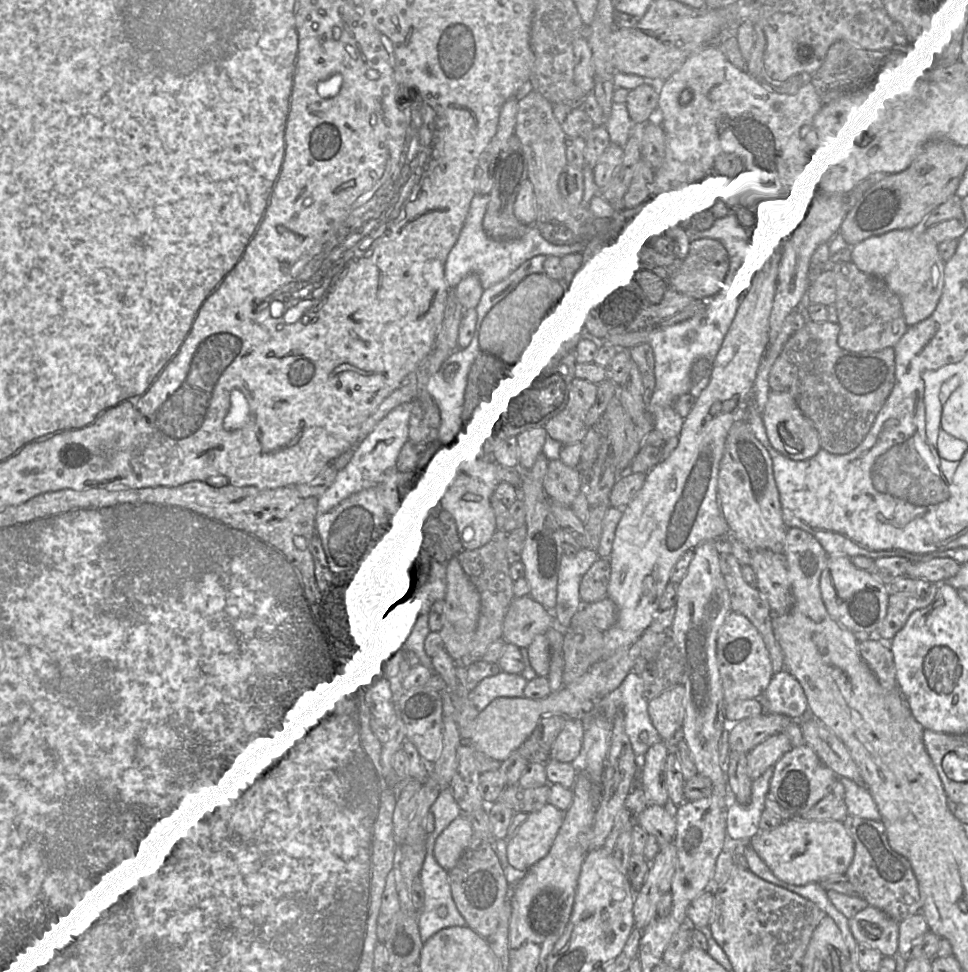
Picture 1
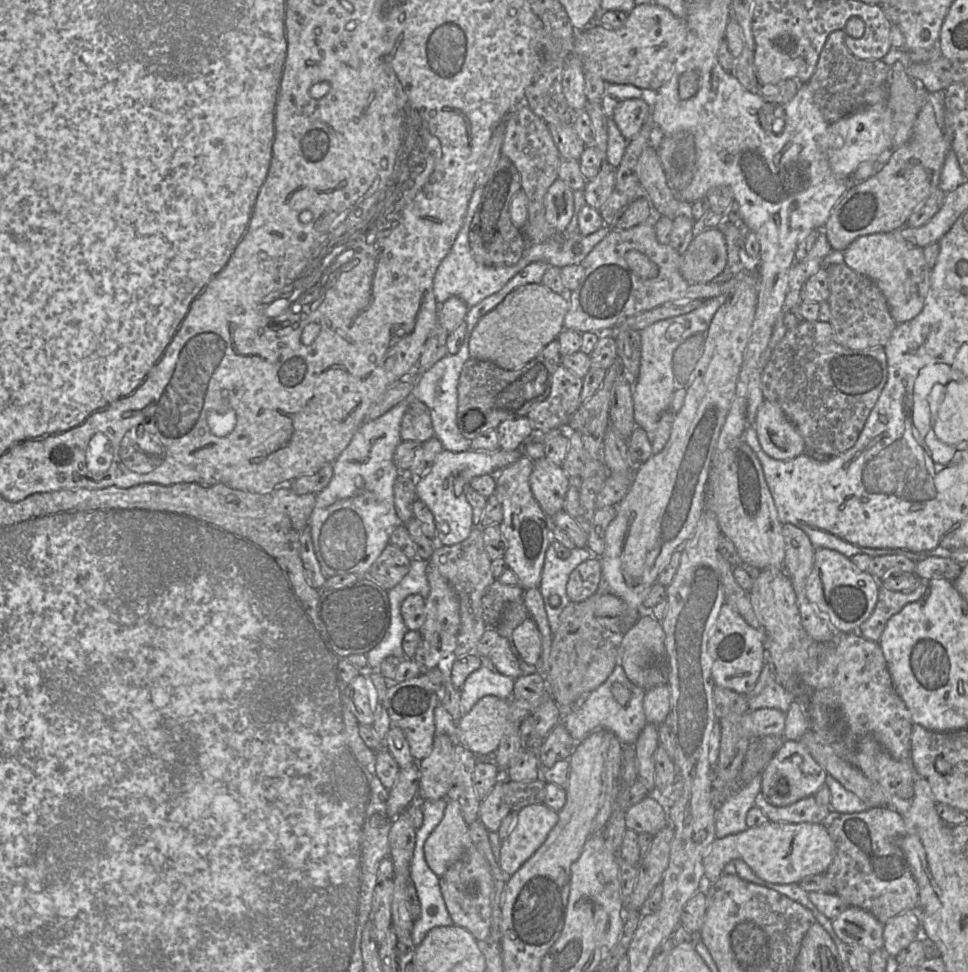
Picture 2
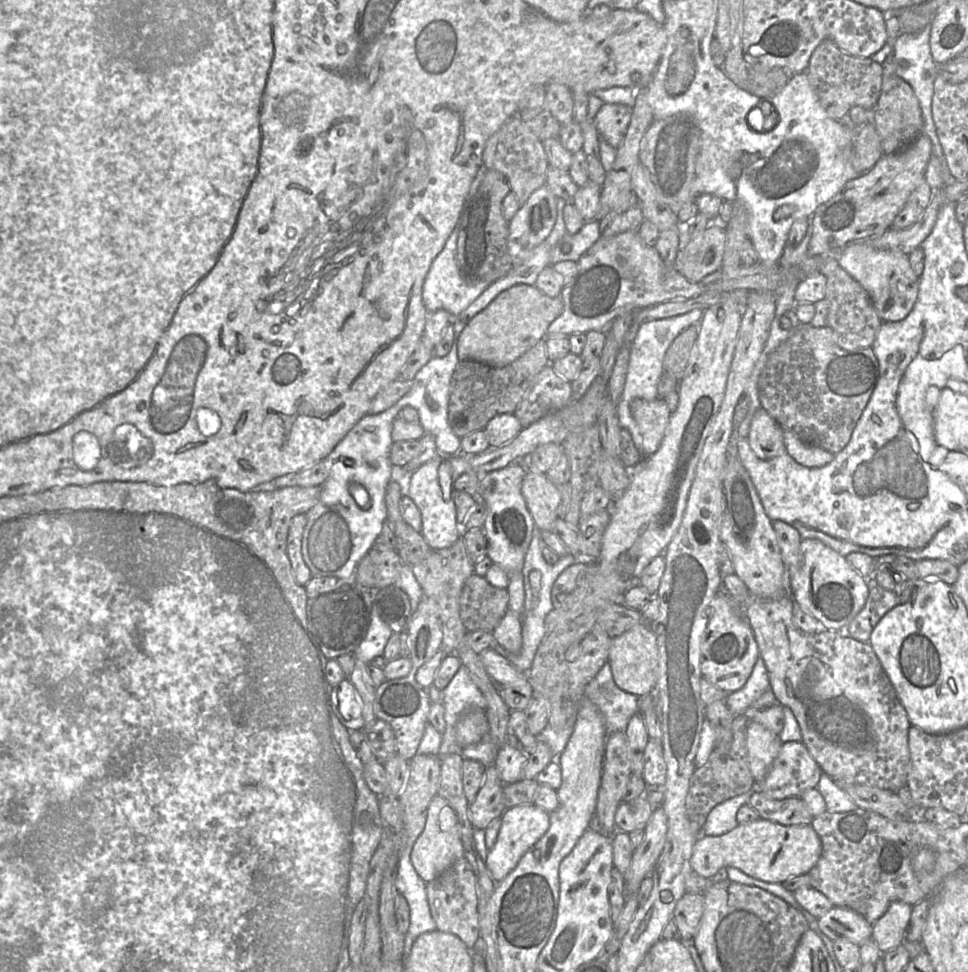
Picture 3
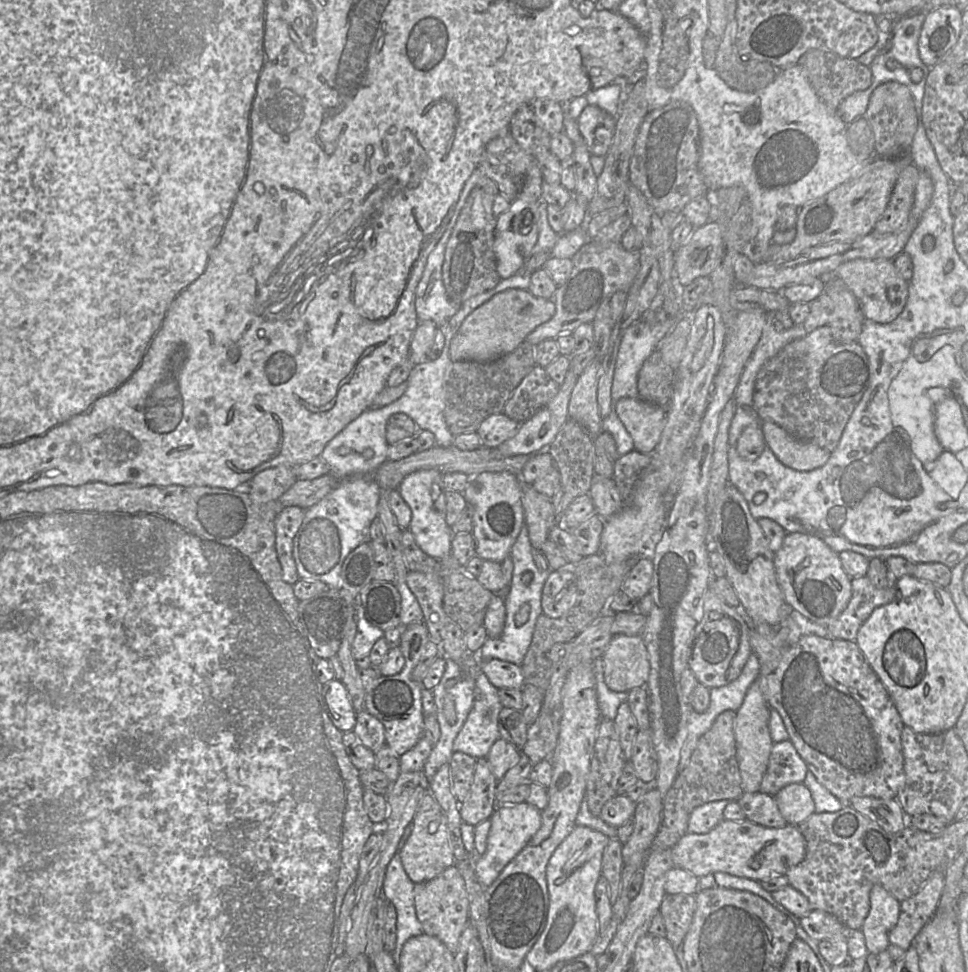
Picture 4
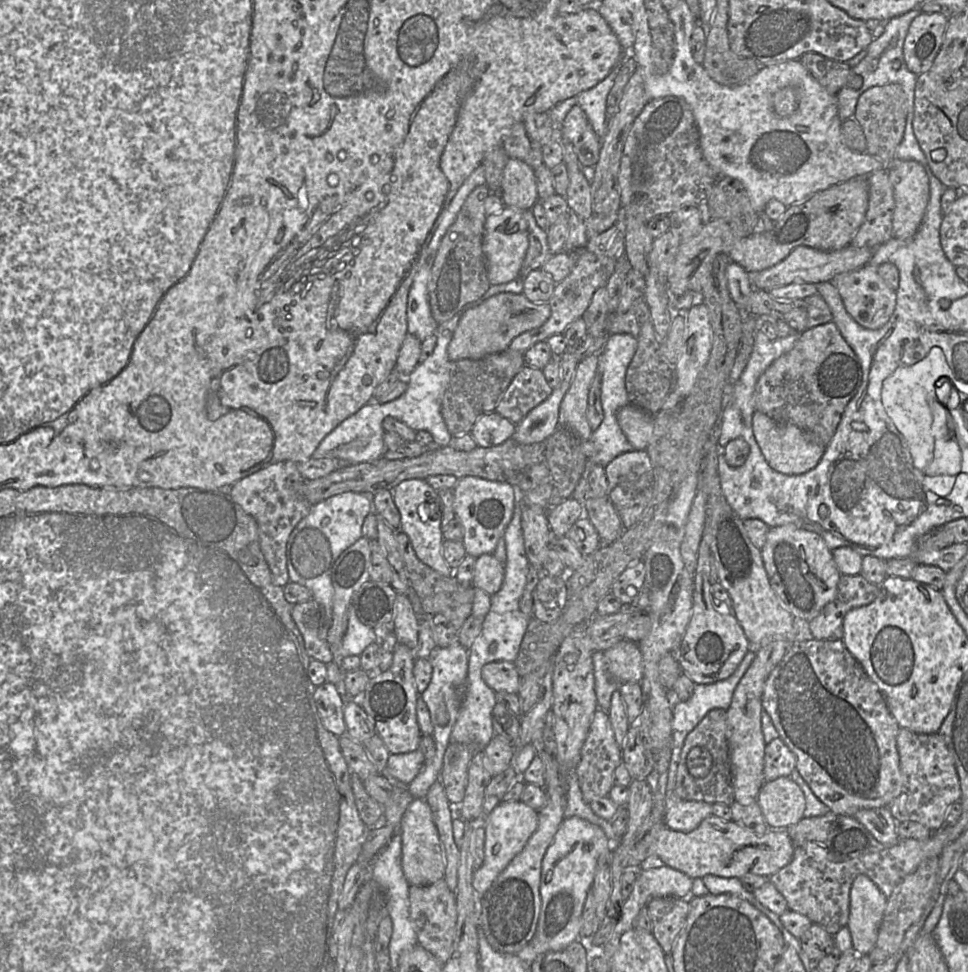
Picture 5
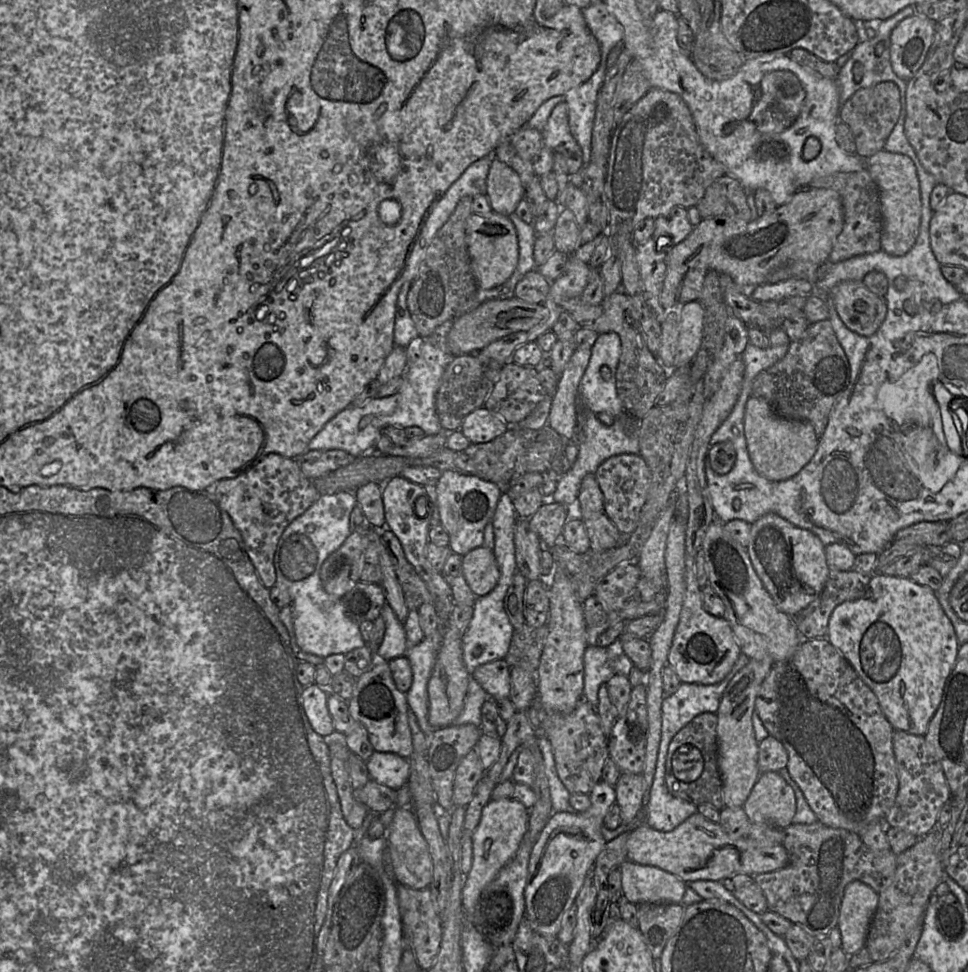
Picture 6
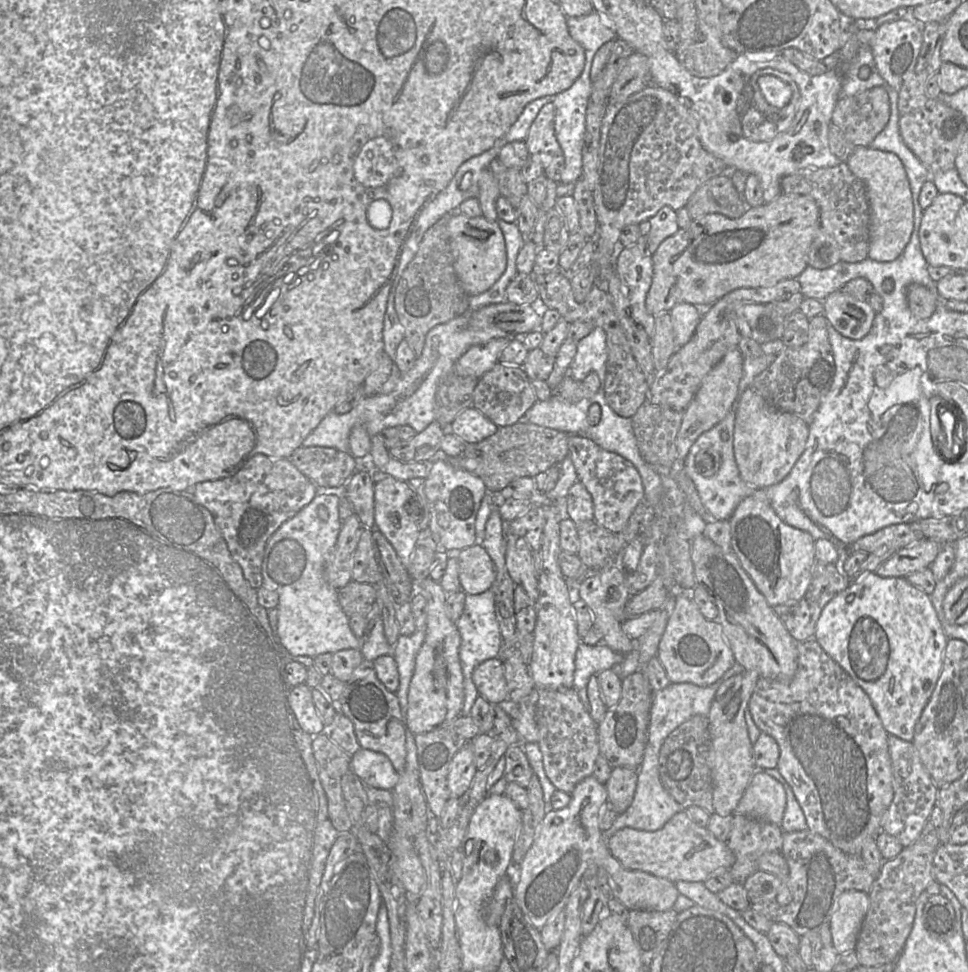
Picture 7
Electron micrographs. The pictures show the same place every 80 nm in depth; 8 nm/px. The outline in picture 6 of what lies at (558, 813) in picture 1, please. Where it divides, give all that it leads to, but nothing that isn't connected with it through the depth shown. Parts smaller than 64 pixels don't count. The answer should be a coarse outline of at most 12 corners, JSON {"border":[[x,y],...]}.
{"border":[[492,799],[471,834],[461,893],[474,922],[481,893],[517,853],[529,809]]}

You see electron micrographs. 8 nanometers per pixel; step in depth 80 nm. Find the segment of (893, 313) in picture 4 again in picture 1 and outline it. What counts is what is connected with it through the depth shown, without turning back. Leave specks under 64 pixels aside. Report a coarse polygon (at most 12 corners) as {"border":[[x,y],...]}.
{"border":[[928,227],[893,230],[851,247],[881,278],[908,326],[934,312],[945,261]]}

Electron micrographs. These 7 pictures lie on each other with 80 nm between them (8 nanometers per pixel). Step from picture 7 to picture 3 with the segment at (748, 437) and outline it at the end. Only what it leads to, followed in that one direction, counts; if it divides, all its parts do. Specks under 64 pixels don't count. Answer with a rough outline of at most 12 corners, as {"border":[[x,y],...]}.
{"border":[[783,432],[787,454],[808,468],[830,463],[834,455]]}

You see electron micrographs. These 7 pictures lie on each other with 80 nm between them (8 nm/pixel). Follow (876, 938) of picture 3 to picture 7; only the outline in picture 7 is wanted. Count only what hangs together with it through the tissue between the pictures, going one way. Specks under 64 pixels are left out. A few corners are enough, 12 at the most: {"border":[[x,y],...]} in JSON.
{"border":[[851,889],[840,895],[829,924],[839,954],[854,951],[869,903]]}

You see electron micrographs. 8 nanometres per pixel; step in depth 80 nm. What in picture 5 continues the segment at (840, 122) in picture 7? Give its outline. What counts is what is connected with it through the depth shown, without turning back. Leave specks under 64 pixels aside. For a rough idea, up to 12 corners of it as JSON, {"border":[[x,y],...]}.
{"border":[[899,84],[871,87],[853,116],[866,153],[889,162],[904,137]]}

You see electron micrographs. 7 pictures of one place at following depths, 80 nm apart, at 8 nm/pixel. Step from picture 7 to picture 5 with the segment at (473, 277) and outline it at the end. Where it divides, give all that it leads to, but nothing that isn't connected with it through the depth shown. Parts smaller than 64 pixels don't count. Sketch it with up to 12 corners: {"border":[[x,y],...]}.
{"border":[[525,213],[487,216],[483,250],[492,286],[520,274],[529,248]]}

